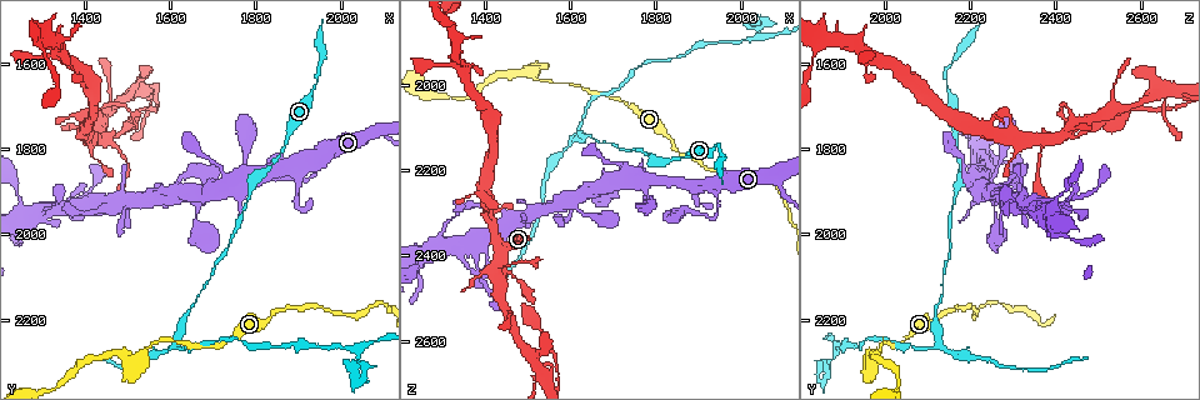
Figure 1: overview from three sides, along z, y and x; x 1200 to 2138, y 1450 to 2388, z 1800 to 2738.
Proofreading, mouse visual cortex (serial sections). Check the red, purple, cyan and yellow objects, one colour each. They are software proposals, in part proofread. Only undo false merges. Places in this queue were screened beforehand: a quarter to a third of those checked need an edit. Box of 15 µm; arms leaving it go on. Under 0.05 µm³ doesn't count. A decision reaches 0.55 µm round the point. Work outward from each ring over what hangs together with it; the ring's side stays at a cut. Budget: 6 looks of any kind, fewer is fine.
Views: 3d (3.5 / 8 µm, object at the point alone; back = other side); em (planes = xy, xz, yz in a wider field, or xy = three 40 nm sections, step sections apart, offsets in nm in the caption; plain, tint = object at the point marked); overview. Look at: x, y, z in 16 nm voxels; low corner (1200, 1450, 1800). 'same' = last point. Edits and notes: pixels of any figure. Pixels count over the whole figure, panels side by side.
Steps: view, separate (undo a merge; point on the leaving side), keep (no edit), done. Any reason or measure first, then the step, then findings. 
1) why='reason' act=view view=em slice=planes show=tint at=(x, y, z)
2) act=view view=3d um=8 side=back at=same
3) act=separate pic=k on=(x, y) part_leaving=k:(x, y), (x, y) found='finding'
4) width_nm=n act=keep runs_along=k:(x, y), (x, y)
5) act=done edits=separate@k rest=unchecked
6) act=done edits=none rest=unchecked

why='sharp bend' act=view view=3d um=3.5 at=(1425, 1860, 2510)

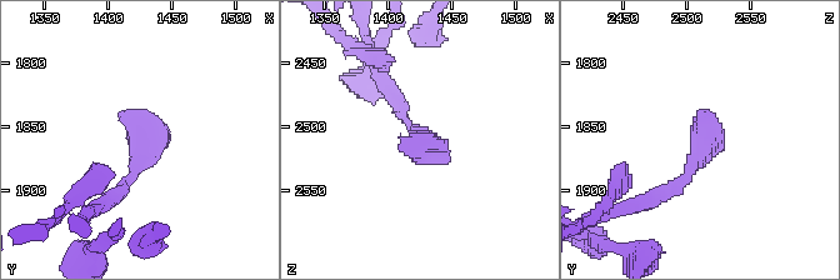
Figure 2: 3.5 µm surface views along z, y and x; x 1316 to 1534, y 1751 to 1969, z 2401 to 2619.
act=view view=em slice=xy step=5 show=plain at=(1430, 1862, 2514)

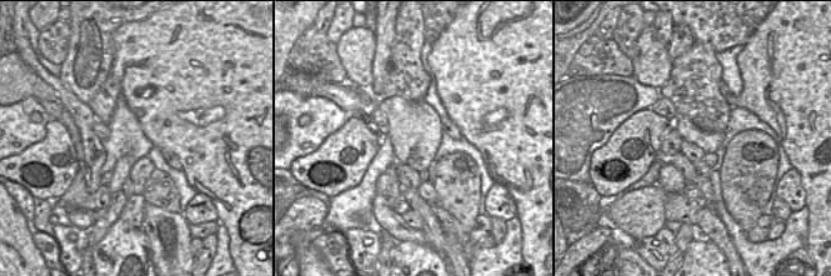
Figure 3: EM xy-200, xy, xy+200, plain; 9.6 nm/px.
why='with the object marked' act=view view=em slice=xy step=5 show=tint at=same

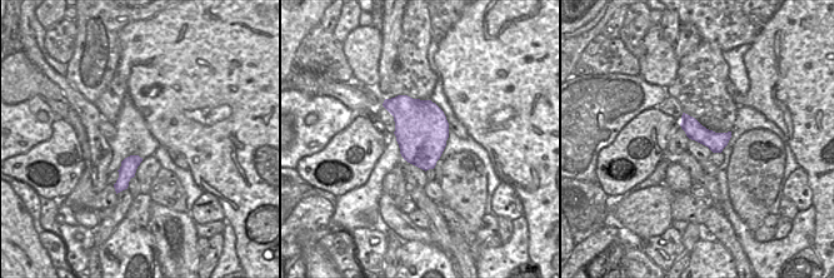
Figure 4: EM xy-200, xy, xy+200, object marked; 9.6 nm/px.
act=keep runs_along=2:(656, 196), (701, 150), (698, 120) found='continuous, no second cell'

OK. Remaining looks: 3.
why='a narrow waist' act=view view=3d um=3.5 at=(1430, 1755, 2430)

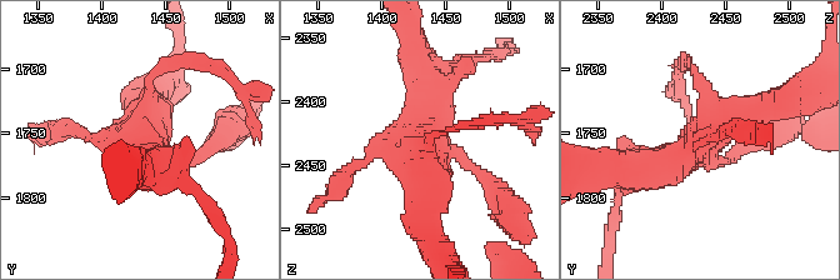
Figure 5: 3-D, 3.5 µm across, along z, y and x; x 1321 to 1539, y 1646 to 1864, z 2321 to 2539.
act=view view=em slice=xy step=2 show=tint at=(1428, 1750, 2436)

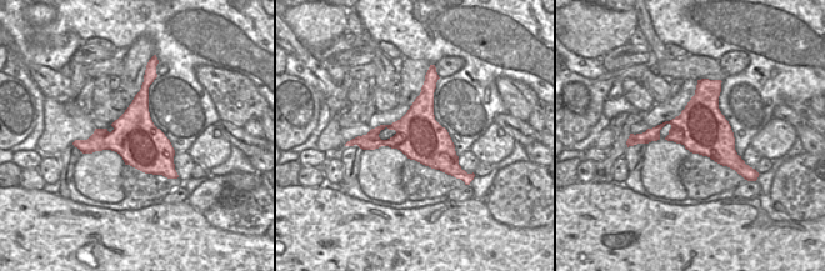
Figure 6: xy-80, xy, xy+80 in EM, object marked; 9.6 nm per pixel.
act=view view=em slice=xy step=1 show=tint at=same

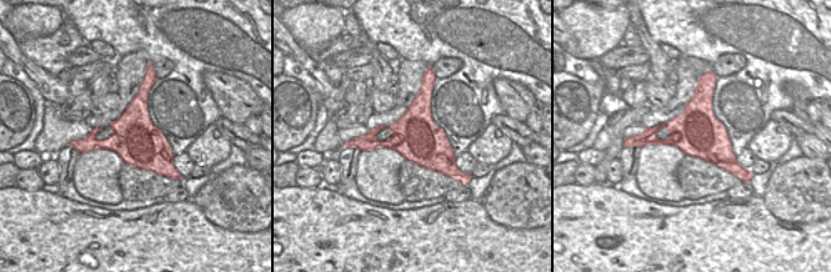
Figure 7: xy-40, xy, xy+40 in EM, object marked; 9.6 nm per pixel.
act=keep runs_along=5:(630, 178), (778, 104) found='one cell here'

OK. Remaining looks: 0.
act=done edits=none rest=unchecked

